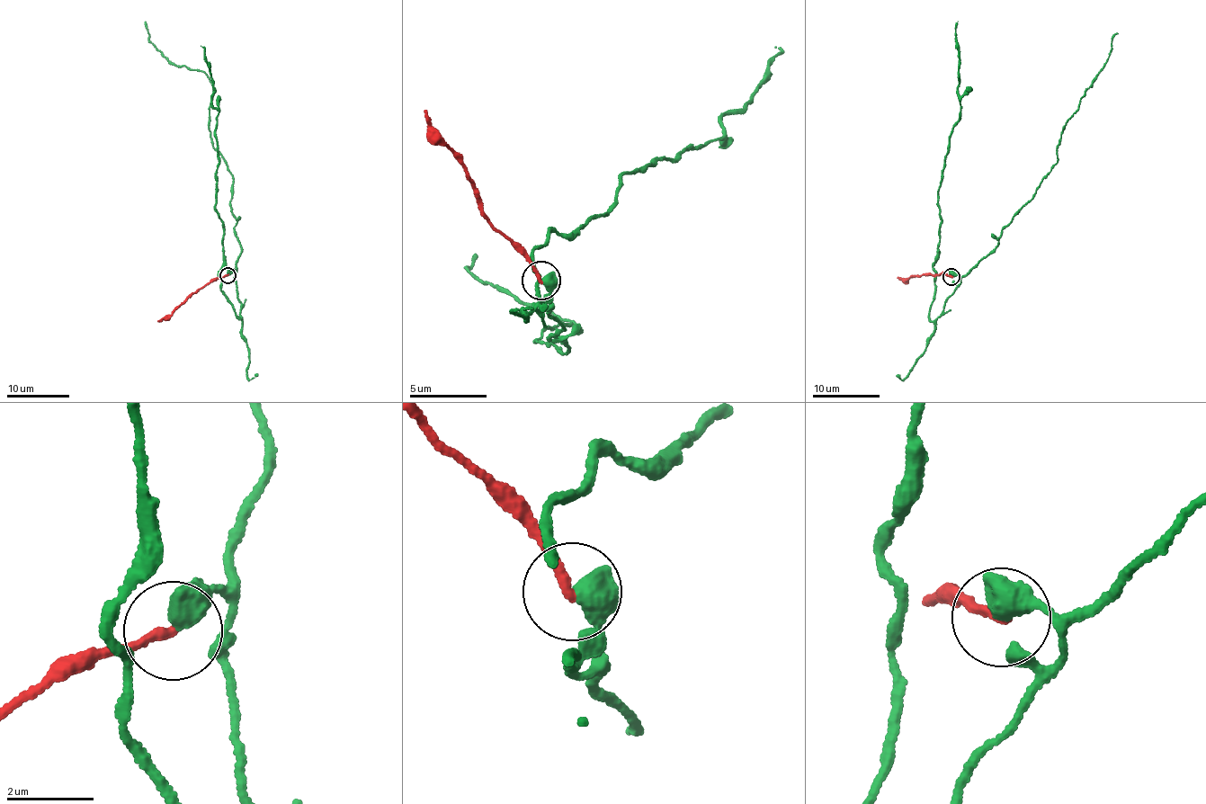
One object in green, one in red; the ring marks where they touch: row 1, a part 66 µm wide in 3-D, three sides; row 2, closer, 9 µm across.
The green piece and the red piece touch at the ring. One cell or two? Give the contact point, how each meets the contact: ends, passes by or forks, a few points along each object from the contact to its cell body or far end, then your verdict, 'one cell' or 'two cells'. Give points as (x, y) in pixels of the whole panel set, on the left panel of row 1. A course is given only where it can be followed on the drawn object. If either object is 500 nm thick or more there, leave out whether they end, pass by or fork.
at (227, 275); green passes by; red ends there; green runs (227, 273), (235, 270), (240, 318), (220, 290), (218, 109), (212, 105), (211, 73), (200, 46); red runs (227, 275), (216, 278), (157, 322); two cells

